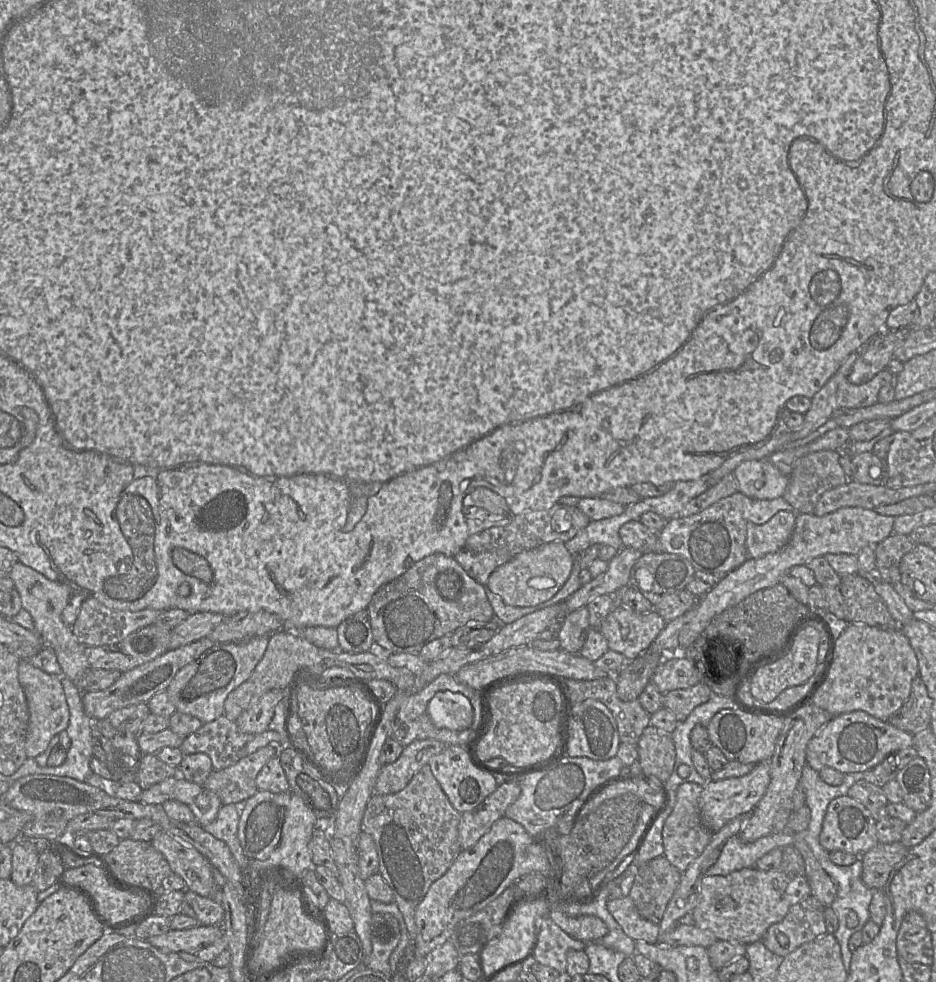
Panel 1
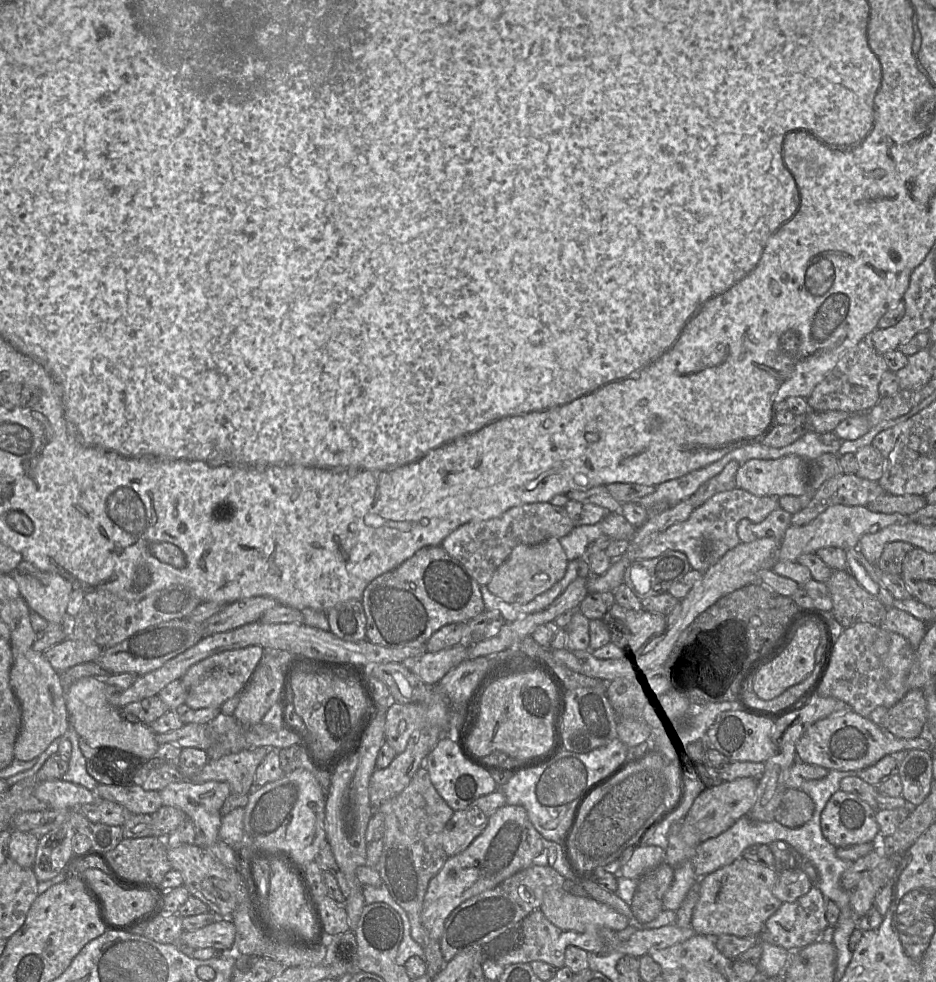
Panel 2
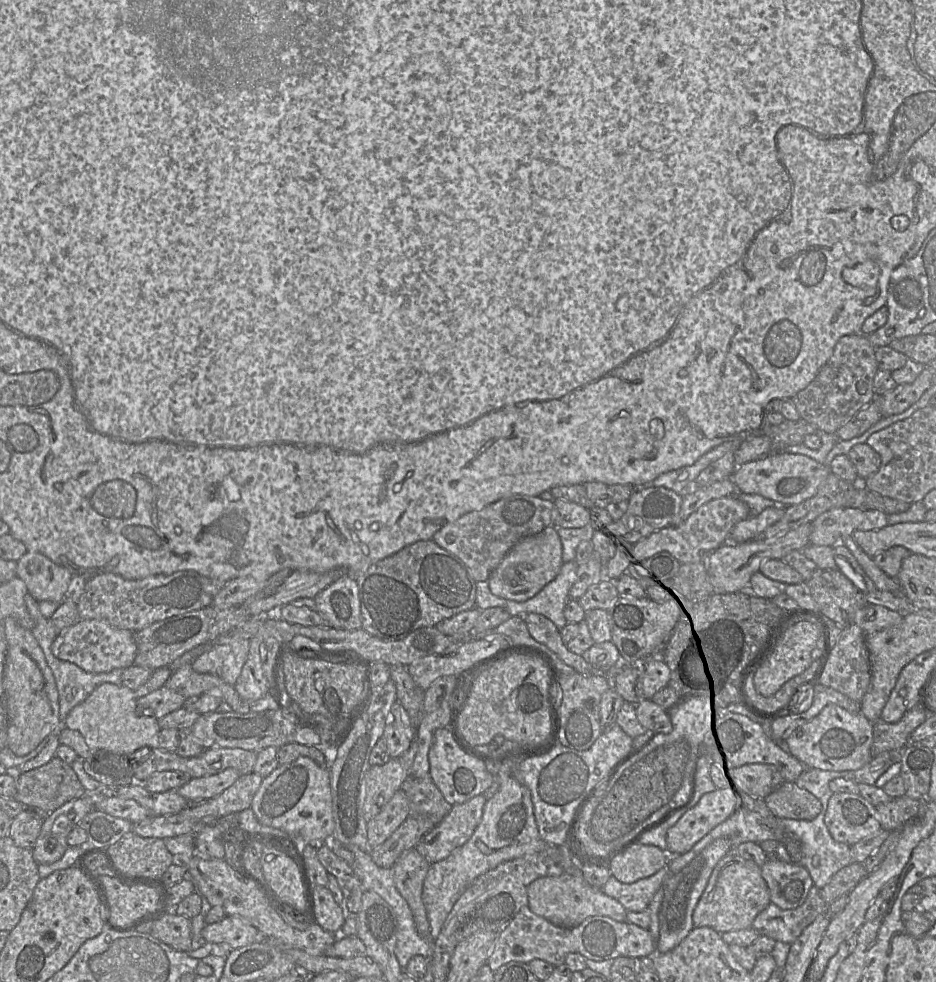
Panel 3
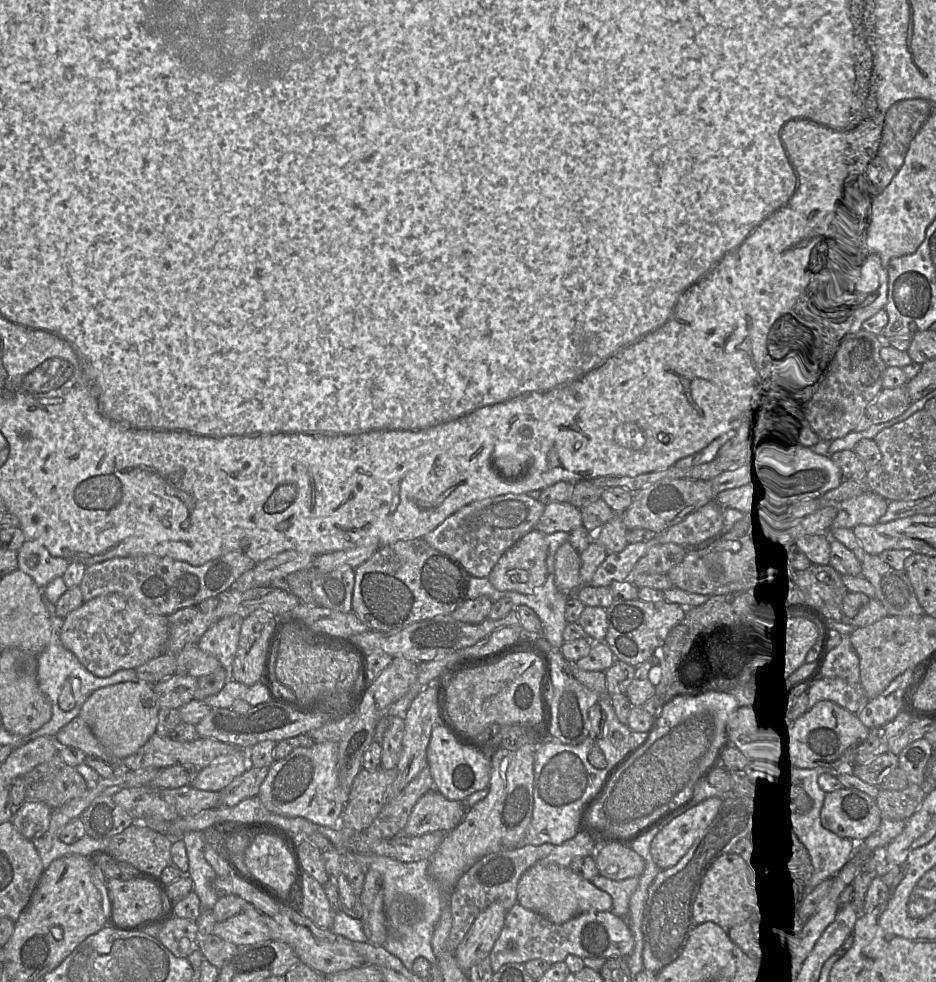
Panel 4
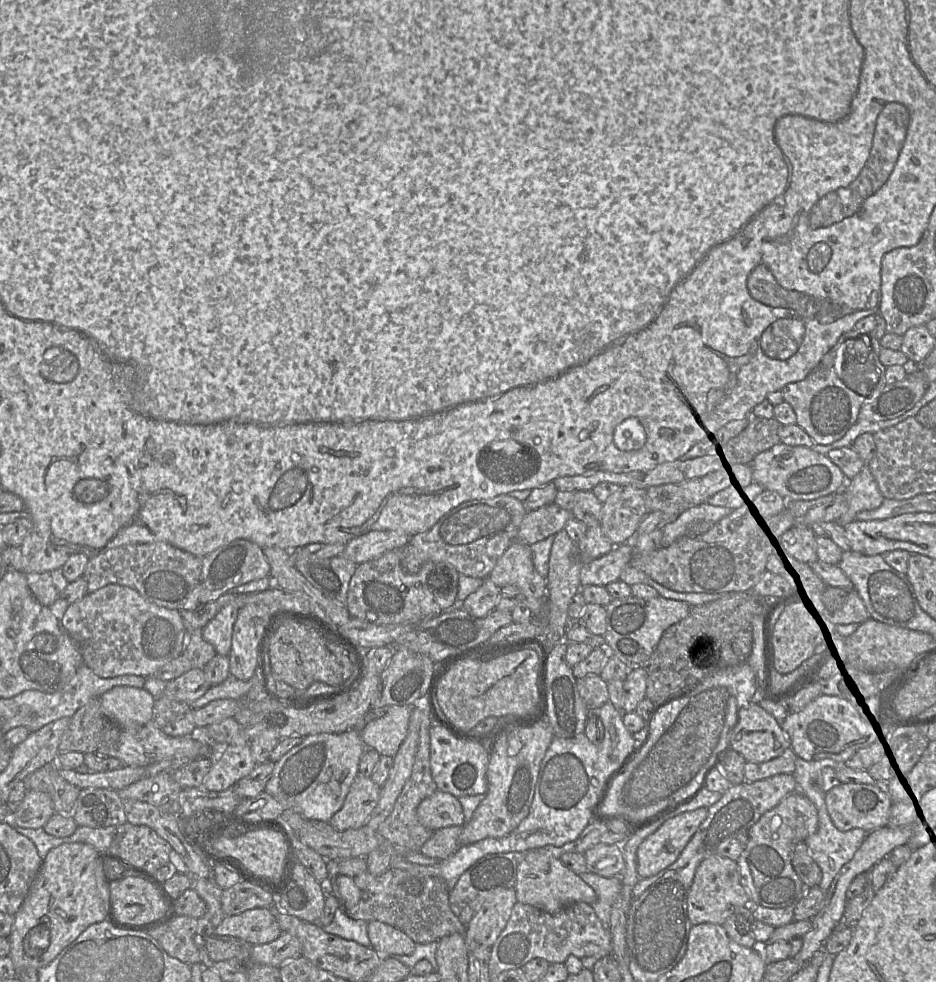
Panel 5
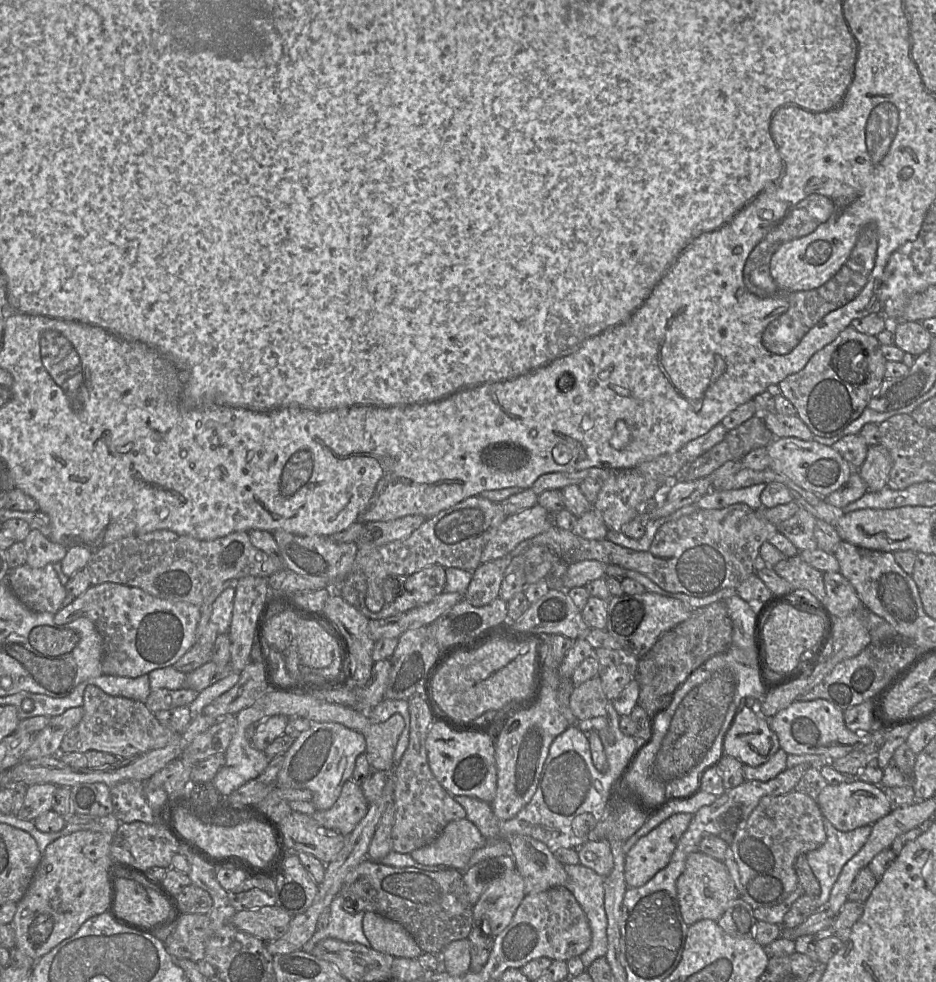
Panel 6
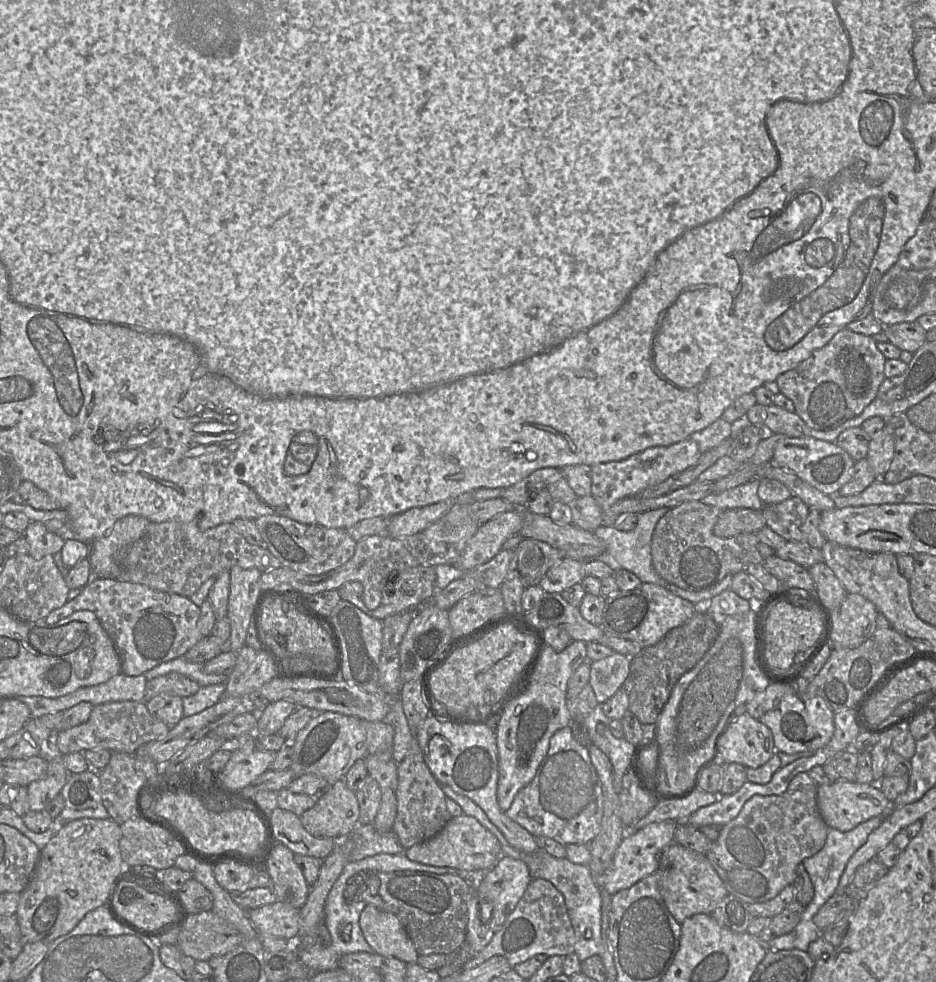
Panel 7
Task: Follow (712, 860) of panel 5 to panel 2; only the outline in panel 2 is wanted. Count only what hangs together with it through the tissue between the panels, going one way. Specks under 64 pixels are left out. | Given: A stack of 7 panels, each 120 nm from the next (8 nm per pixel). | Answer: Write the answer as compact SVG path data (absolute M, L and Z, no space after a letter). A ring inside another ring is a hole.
M742 857L700 878L699 898L693 909L691 928L696 934L713 938L720 935L758 936L765 922L782 904L773 895L777 878L778 872L774 868Z

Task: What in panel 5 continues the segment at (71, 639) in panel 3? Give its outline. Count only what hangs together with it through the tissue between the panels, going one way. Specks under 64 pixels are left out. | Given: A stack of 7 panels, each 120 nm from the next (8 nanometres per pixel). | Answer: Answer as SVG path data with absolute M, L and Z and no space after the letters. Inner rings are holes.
M108 584L69 604L61 624L79 648L84 664L101 678L152 676L184 652L188 639L179 610L158 606L133 588L118 584Z

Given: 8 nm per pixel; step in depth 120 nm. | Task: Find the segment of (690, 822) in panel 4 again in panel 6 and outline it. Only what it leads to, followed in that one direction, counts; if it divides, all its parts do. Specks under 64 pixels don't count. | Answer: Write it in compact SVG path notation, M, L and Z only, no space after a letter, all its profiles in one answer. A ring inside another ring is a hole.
M676 813L653 828L625 854L624 874L628 888L644 885L669 863L693 815Z

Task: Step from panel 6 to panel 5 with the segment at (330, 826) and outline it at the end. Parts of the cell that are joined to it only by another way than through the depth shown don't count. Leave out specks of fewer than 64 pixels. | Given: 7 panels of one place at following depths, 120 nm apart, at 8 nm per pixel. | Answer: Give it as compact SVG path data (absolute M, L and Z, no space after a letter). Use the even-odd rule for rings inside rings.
M358 774L342 807L329 820L331 826L339 831L364 826L378 803L380 791L381 787L370 777Z

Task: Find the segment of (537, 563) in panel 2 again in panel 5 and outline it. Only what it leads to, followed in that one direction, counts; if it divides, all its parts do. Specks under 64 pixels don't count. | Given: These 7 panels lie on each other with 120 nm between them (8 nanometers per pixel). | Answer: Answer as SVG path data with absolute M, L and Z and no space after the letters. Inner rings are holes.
M514 542L499 558L490 580L499 588L517 586L525 598L546 599L547 582L534 568L530 545Z

